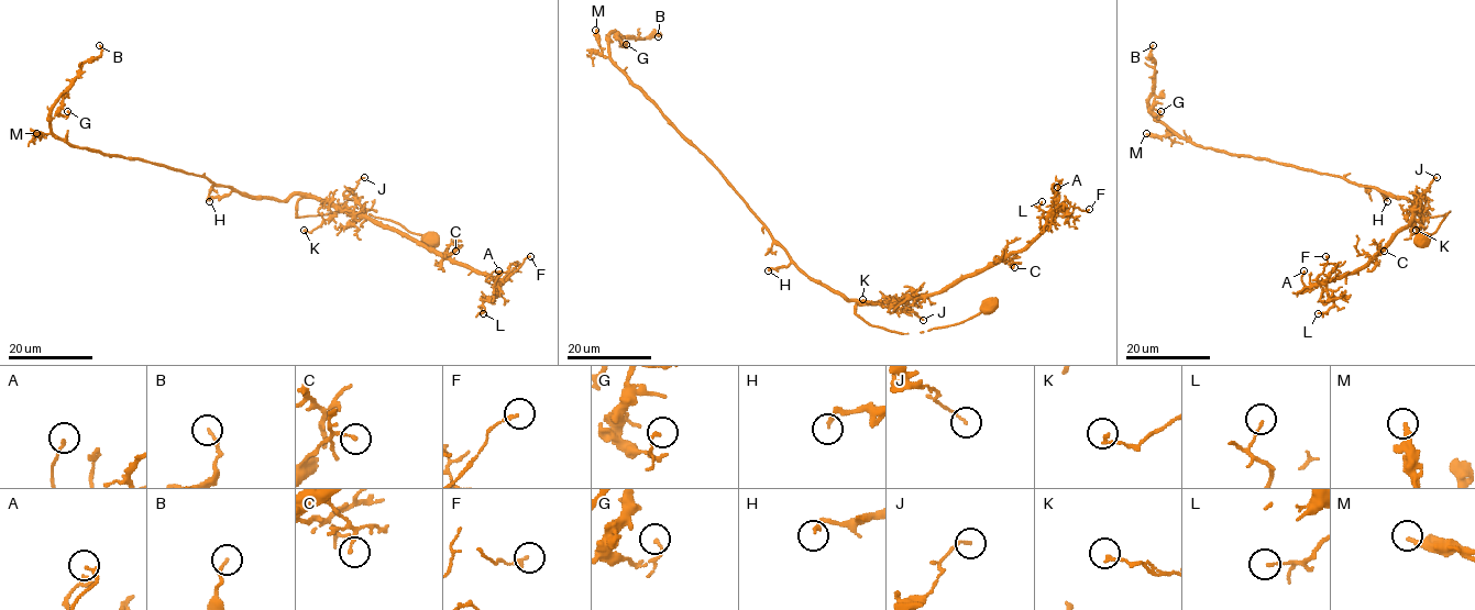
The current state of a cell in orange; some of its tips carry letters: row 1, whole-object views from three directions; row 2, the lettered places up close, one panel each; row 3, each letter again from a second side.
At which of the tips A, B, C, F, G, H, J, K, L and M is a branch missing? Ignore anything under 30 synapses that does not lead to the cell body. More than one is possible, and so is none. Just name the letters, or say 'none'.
none

